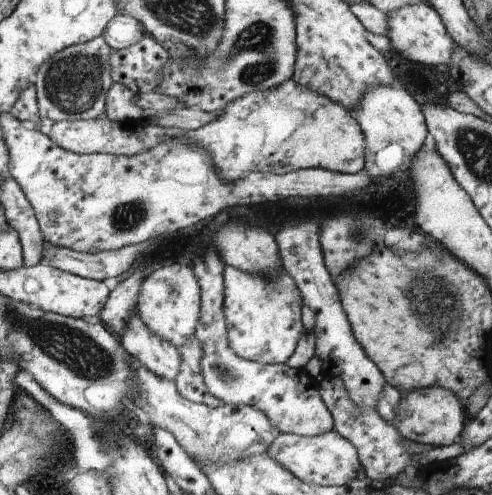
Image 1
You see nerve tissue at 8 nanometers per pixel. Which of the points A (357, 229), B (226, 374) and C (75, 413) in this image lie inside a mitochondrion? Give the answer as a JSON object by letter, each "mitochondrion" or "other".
{"A":"mitochondrion","B":"mitochondrion","C":"other"}

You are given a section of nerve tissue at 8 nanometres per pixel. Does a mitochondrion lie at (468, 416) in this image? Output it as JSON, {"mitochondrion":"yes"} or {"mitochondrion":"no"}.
{"mitochondrion":"no"}

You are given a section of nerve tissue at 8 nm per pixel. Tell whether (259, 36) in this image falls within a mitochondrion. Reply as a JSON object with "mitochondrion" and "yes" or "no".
{"mitochondrion":"yes"}

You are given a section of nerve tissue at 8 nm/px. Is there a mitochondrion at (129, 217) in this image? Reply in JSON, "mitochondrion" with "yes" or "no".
{"mitochondrion":"yes"}

